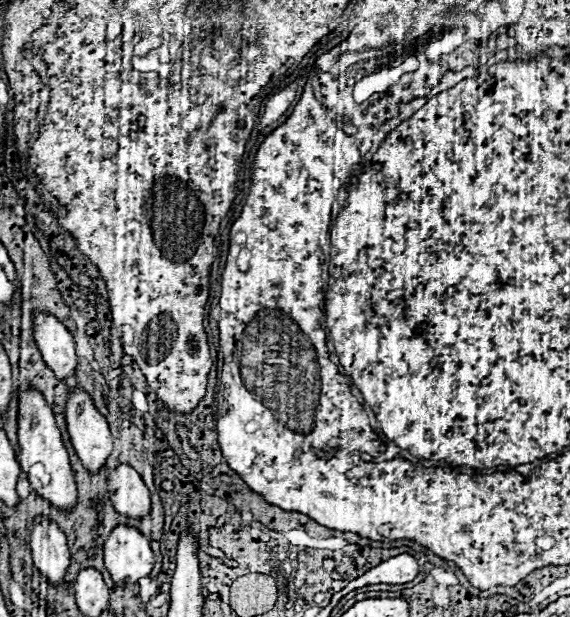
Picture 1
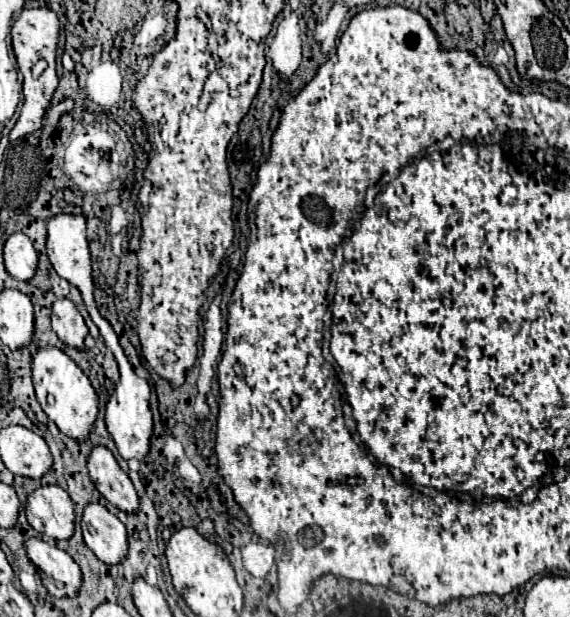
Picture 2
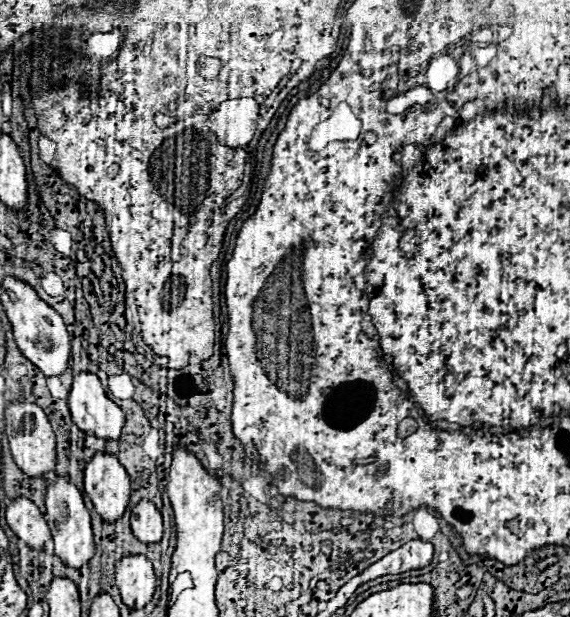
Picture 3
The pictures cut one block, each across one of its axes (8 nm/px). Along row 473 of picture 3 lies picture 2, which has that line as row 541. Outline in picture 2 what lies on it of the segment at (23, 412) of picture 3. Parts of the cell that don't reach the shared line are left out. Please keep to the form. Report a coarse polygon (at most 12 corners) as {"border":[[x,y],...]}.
{"border":[[42,538],[24,548],[52,596],[78,592],[82,572],[64,550]]}

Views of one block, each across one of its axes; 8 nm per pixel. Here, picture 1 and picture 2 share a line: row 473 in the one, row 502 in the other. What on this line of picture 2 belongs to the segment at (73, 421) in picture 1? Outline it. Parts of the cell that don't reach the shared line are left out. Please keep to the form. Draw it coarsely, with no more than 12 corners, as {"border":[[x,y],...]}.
{"border":[[92,502],[82,514],[86,546],[106,564],[124,560],[126,526]]}

